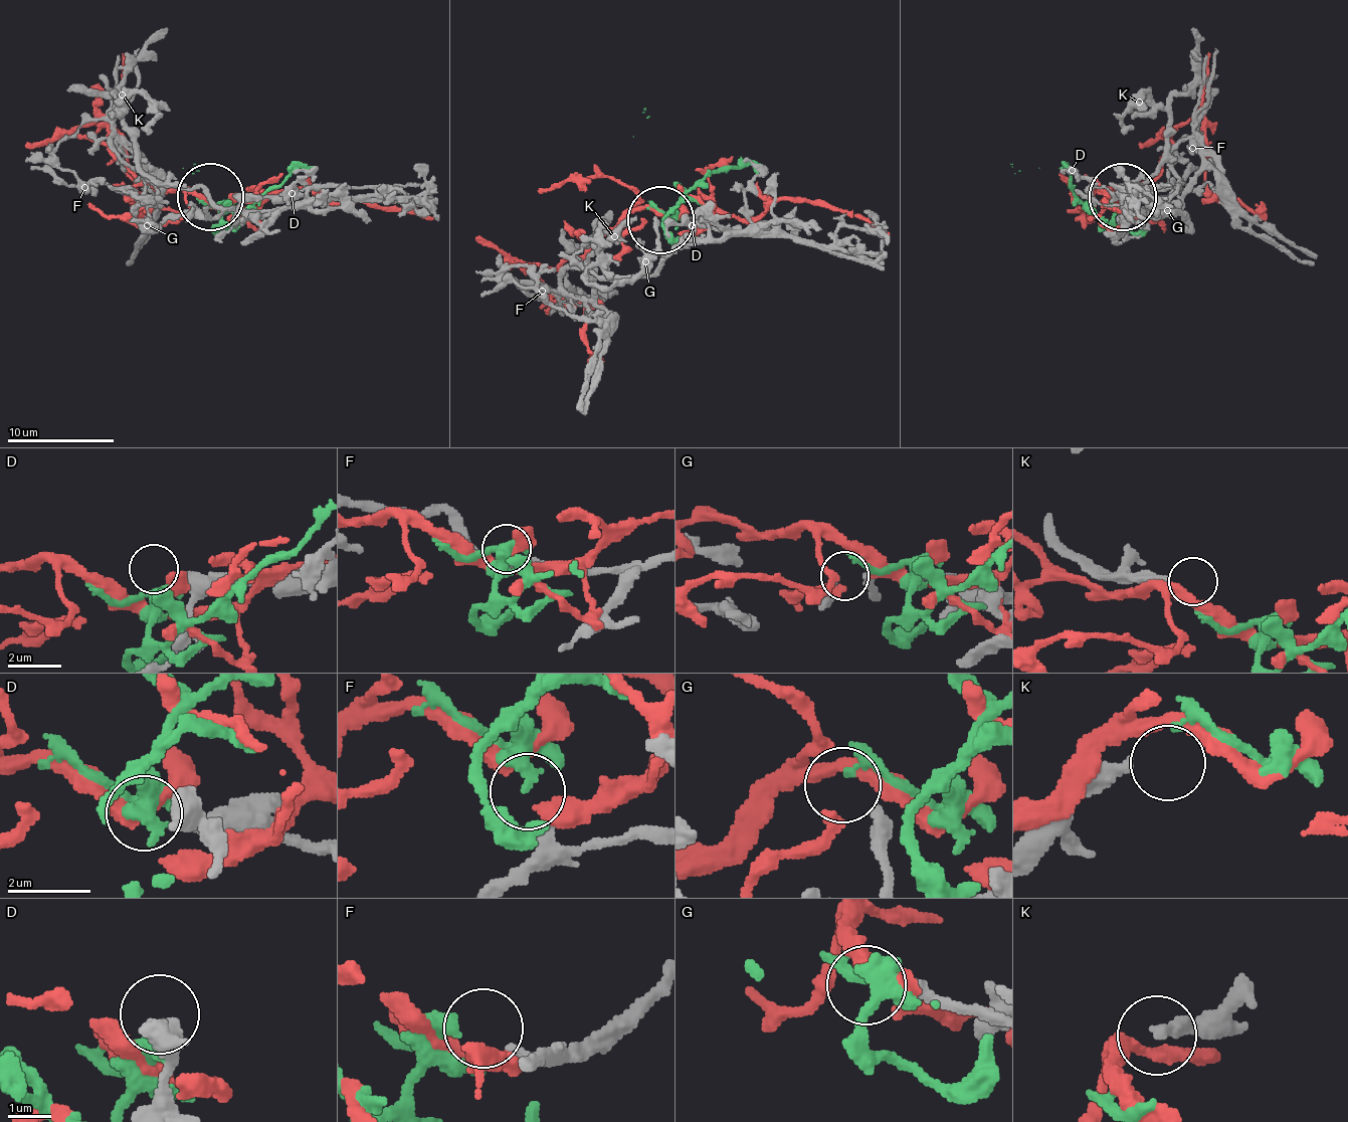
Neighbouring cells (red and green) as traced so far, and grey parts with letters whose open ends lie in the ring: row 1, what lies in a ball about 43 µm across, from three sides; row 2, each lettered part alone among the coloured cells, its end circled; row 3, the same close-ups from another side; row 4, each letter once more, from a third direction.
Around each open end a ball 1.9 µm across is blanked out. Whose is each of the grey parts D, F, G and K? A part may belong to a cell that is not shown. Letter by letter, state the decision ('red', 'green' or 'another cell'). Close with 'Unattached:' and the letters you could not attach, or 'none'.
D: another cell
F: green
G: another cell
K: another cell
Unattached: D, G, K

